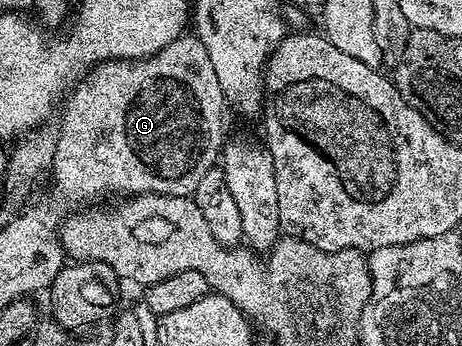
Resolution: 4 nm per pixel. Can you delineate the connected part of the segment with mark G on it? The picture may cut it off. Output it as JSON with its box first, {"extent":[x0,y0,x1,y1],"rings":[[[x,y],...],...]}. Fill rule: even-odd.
{"extent":[52,35,224,206],"rings":[[[180,35],[172,42],[168,42],[164,50],[160,50],[154,56],[145,56],[142,60],[115,60],[92,68],[73,85],[72,91],[65,97],[65,104],[66,109],[62,112],[62,121],[58,124],[58,132],[56,131],[55,158],[52,167],[54,192],[62,204],[86,206],[89,205],[86,204],[89,200],[102,200],[106,195],[118,196],[114,198],[133,198],[148,194],[190,196],[196,190],[196,186],[200,186],[200,178],[204,178],[204,174],[208,174],[208,170],[219,163],[224,145],[224,135],[222,136],[224,101],[220,81],[216,79],[216,70],[212,70],[212,58],[208,58],[208,50],[204,50],[204,42],[200,42],[197,35]]]}

